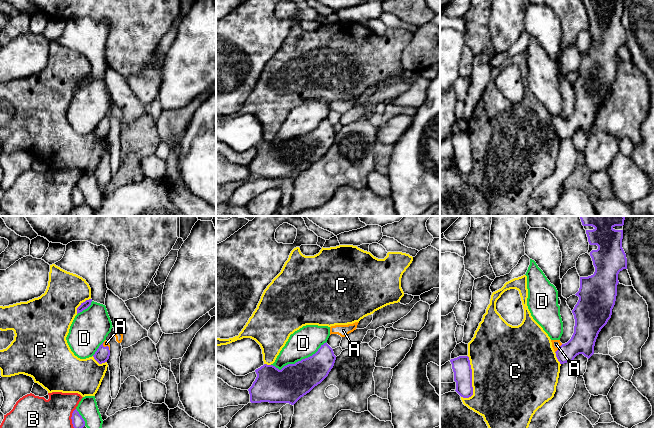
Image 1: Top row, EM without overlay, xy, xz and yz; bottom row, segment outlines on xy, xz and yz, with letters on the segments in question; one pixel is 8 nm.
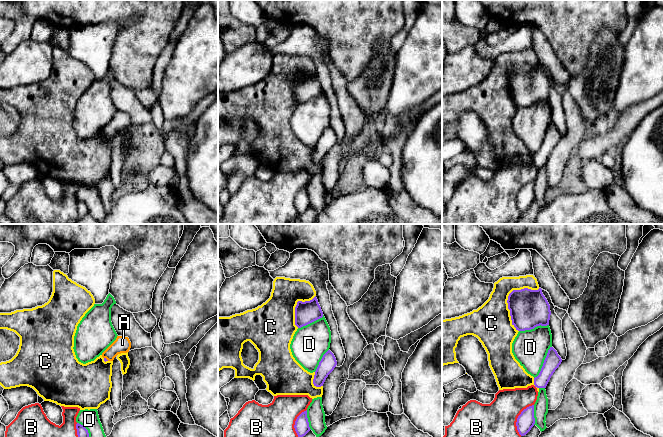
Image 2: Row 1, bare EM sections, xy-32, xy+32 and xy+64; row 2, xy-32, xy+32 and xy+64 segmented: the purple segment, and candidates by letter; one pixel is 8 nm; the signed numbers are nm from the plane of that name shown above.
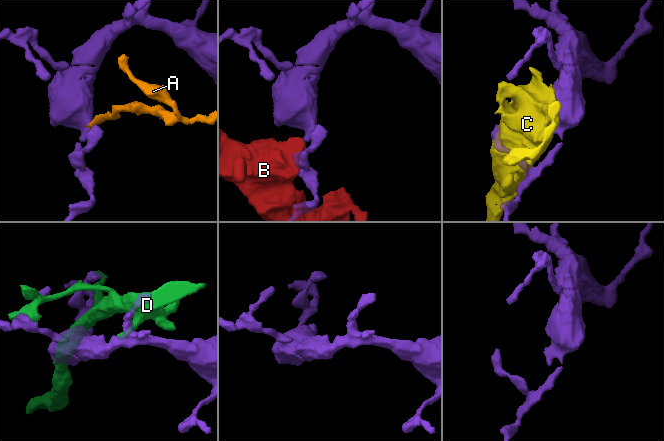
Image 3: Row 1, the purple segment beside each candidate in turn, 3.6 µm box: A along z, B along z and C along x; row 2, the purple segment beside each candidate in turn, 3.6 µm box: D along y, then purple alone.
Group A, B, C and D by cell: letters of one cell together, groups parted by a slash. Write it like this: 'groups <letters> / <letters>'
groups A / B / C / D

